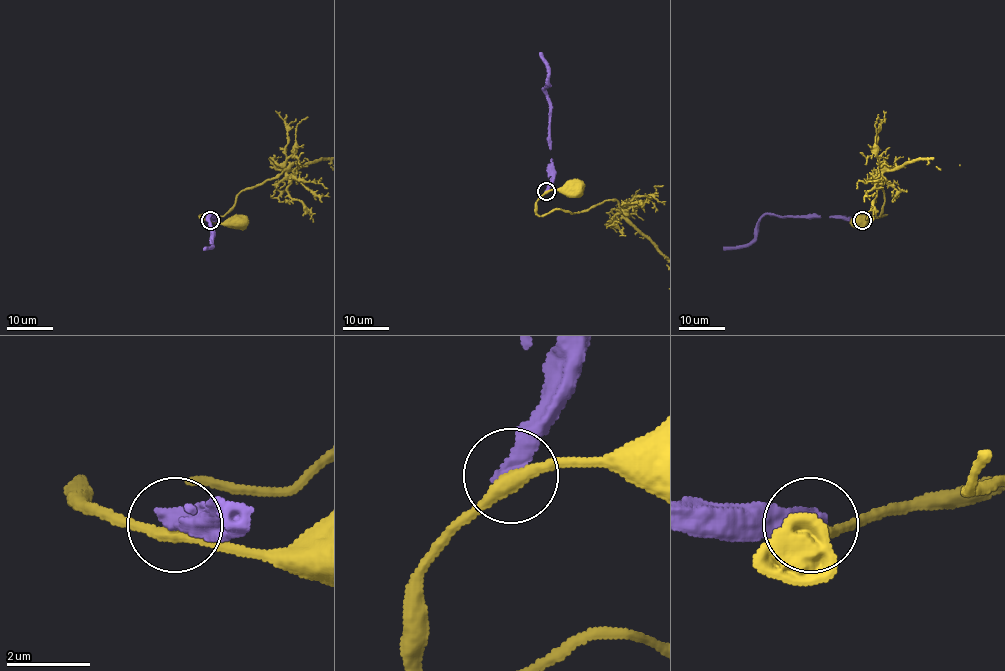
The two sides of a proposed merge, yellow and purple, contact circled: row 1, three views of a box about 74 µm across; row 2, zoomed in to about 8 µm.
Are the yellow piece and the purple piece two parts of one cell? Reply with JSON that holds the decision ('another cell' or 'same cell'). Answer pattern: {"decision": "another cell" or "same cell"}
{"decision": "another cell"}

